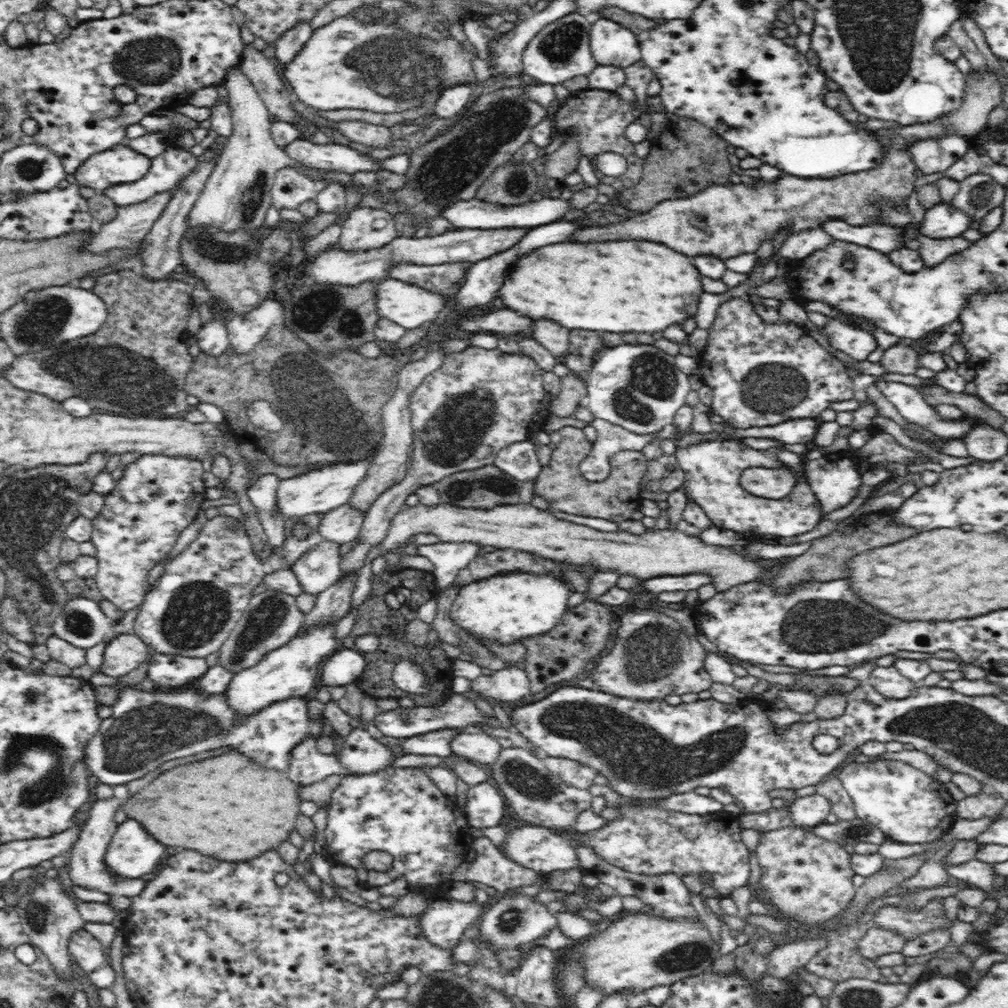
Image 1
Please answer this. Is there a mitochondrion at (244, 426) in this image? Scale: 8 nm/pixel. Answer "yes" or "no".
no

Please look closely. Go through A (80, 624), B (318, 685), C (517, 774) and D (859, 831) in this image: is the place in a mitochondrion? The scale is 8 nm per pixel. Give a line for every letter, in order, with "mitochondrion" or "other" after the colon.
A: mitochondrion
B: other
C: mitochondrion
D: mitochondrion

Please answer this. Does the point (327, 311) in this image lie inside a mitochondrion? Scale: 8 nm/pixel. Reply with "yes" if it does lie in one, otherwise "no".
yes

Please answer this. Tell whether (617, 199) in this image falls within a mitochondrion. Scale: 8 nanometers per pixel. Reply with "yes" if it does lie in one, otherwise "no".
no

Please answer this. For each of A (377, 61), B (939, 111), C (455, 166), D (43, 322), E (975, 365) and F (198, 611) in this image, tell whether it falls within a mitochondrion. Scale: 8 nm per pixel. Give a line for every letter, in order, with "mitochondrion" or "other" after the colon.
A: mitochondrion
B: other
C: mitochondrion
D: mitochondrion
E: other
F: mitochondrion

